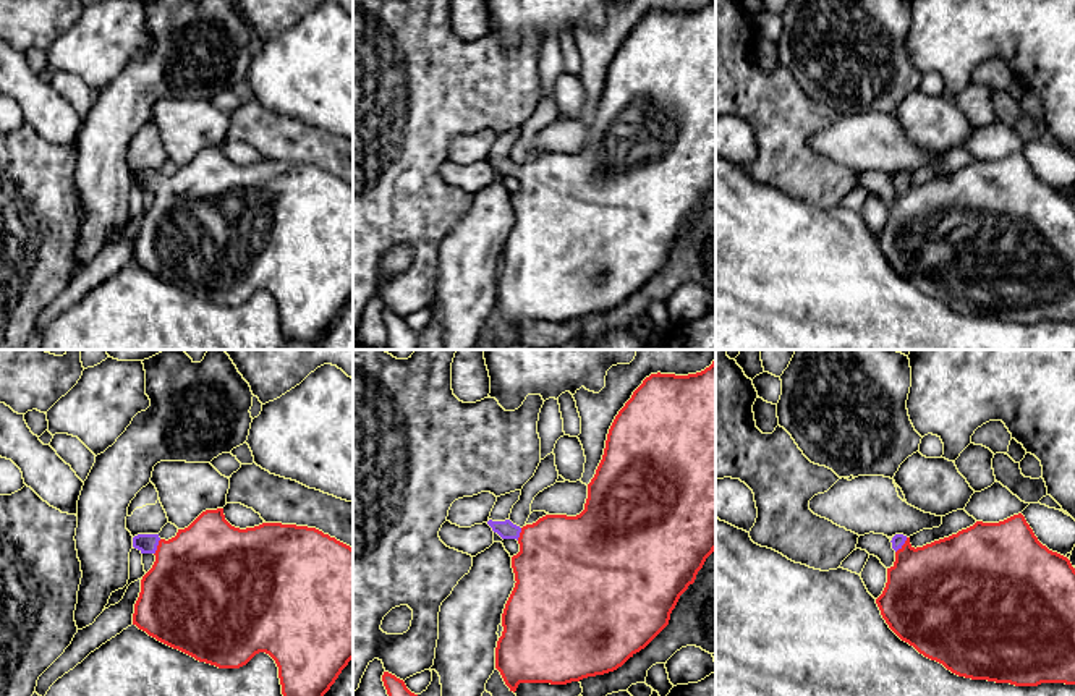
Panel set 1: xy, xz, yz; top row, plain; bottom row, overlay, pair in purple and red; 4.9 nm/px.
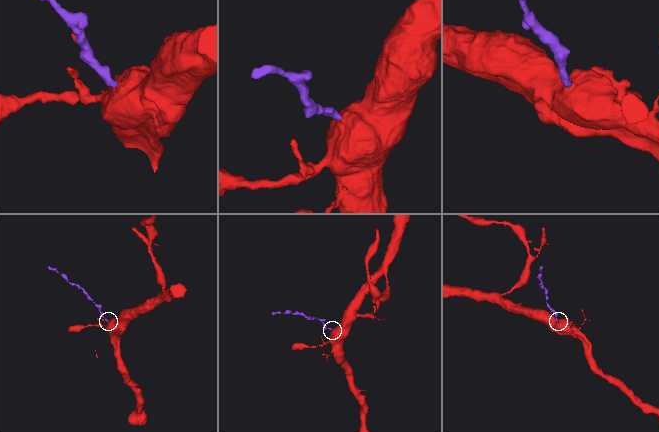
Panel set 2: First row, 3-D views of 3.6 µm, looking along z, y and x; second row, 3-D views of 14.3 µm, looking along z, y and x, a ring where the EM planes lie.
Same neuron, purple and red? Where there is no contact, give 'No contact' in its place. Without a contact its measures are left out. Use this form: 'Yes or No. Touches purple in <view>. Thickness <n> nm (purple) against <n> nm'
Yes. Touches purple in yz. Thickness 70 nm (purple) against 400 nm

